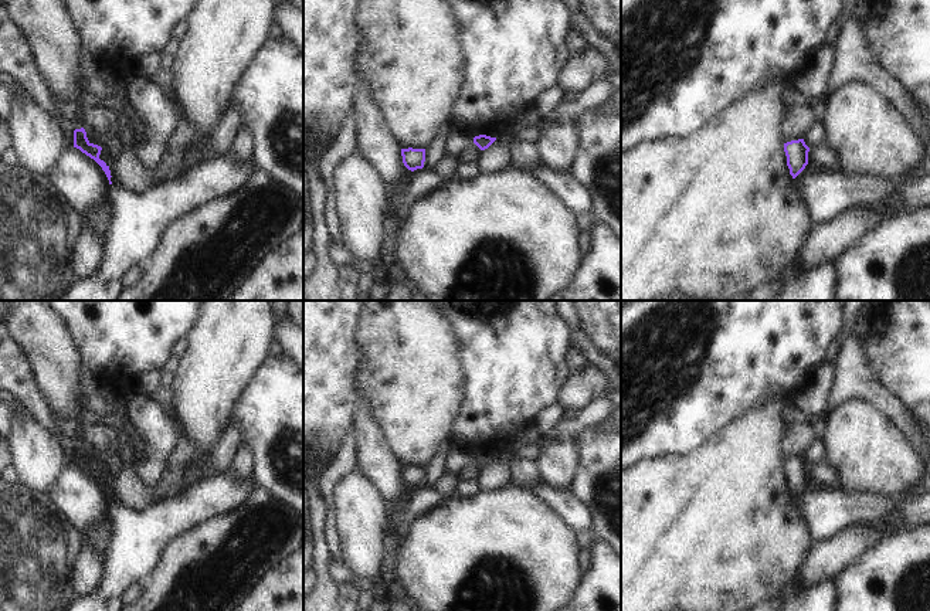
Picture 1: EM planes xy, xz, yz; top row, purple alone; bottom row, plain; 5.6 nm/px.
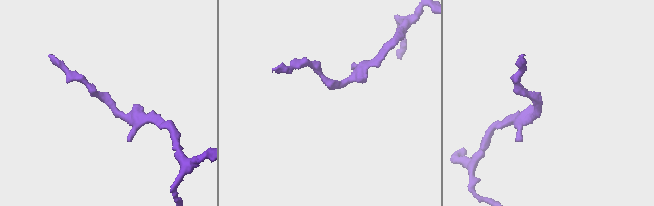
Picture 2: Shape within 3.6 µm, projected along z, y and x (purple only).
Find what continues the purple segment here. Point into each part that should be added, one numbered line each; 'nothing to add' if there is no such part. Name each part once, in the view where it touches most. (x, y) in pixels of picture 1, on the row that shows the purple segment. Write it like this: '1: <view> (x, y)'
nothing to add

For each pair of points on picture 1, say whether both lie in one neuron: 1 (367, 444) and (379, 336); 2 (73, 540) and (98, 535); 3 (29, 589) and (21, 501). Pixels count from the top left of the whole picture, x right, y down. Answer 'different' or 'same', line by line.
1: different
2: different
3: same

